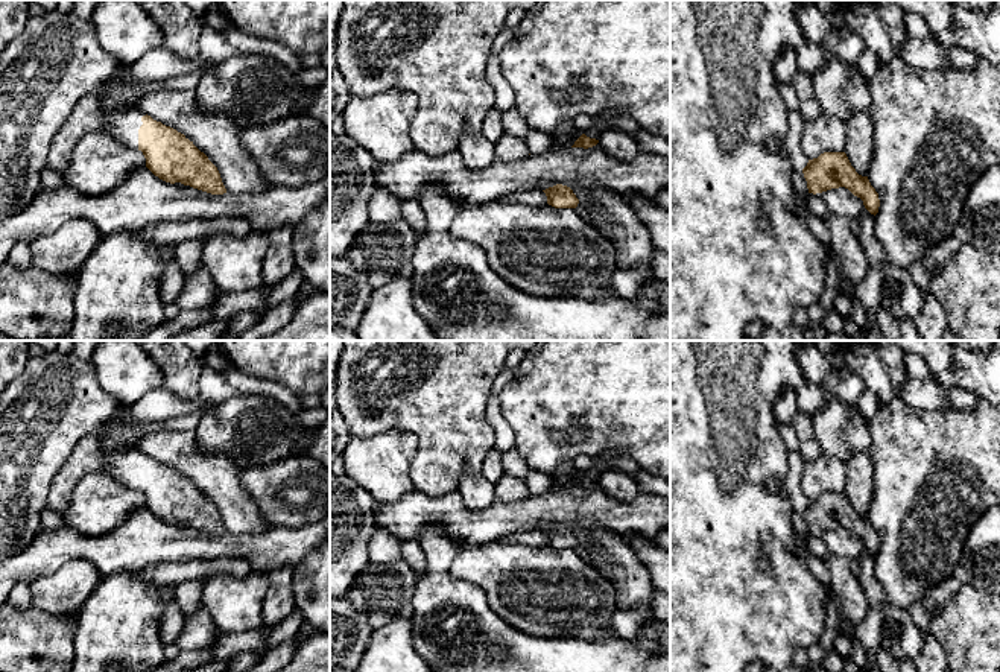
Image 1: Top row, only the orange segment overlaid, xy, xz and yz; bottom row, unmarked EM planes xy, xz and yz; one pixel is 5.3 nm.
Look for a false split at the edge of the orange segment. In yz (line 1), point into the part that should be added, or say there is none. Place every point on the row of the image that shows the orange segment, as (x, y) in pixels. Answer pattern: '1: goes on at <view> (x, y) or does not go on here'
1: does not go on here

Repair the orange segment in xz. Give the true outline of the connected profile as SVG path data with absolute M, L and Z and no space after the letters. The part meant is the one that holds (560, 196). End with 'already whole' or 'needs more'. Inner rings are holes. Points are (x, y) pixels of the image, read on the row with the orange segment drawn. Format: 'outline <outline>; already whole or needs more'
outline M556 184L543 190L547 196L547 204L555 208L574 208L588 223L599 228L596 217L587 205L581 204L573 190L567 185Z; needs more

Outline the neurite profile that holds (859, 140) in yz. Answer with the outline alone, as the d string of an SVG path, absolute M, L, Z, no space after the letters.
M868 109L854 113L847 122L845 154L862 176L868 175L874 144L874 129Z

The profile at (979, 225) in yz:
M1000 164L986 169L971 187L954 237L1000 255Z

